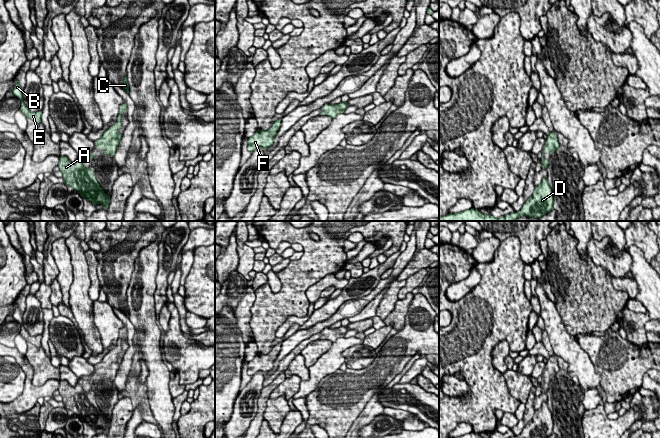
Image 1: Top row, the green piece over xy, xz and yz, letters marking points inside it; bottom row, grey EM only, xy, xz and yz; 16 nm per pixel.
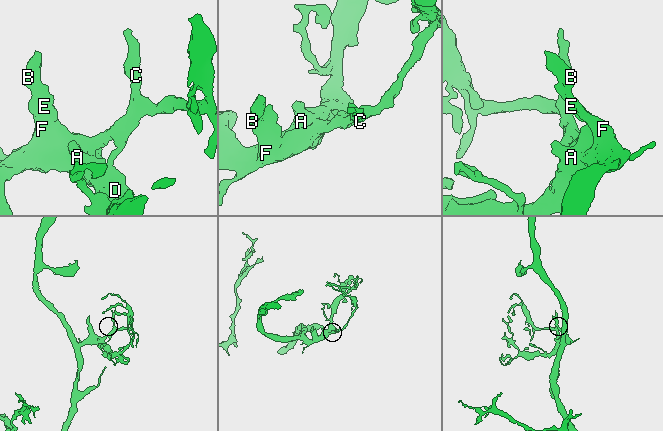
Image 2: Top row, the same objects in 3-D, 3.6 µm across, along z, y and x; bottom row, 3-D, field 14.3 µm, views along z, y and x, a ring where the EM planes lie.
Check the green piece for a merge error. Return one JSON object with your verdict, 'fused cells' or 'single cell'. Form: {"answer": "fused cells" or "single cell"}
{"answer": "single cell"}

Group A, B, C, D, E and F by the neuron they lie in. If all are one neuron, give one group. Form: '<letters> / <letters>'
A B C D E F

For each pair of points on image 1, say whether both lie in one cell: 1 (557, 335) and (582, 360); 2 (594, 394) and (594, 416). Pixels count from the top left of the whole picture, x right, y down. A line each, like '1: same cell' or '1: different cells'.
1: same cell
2: different cells

